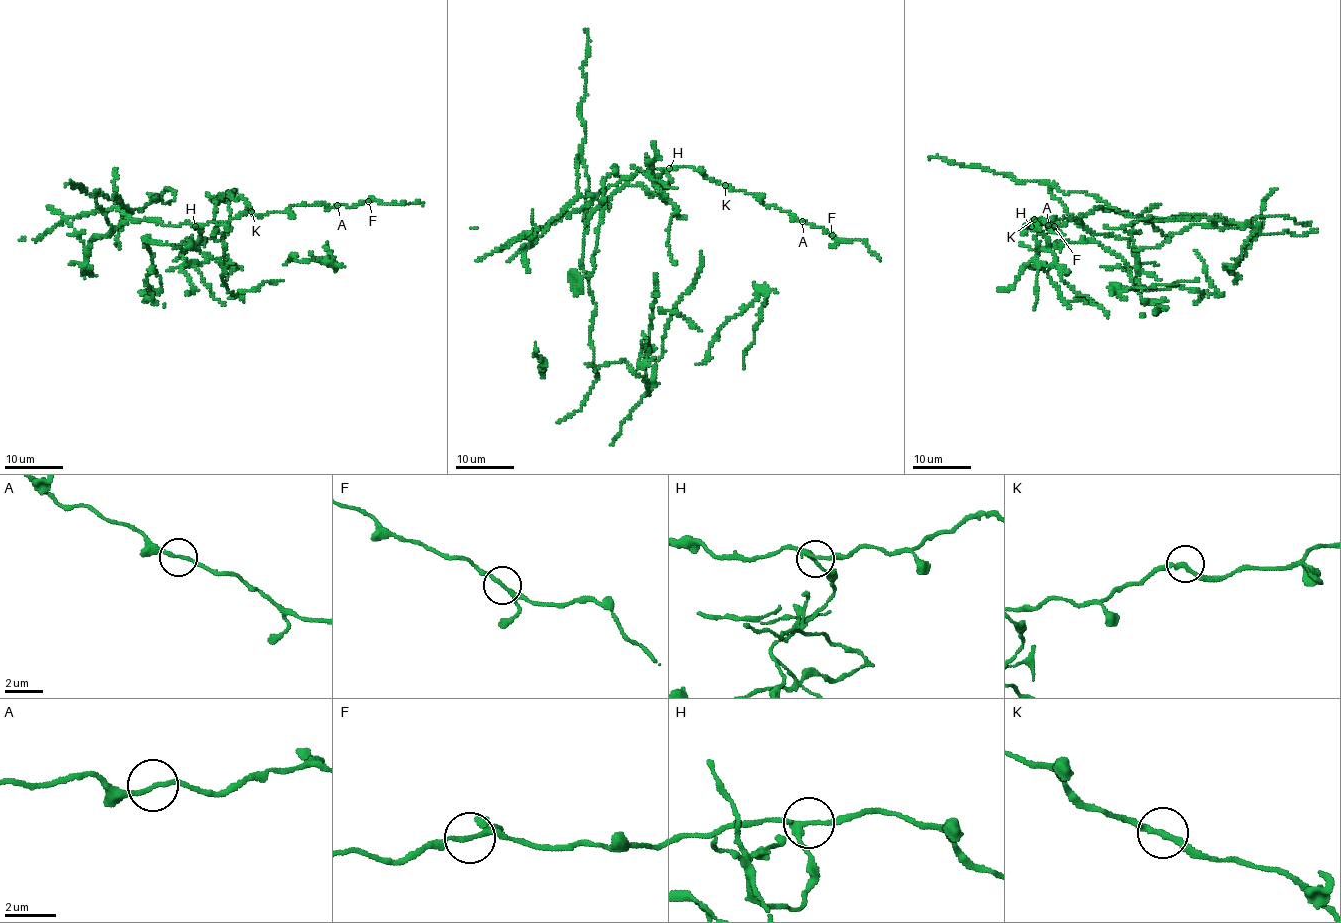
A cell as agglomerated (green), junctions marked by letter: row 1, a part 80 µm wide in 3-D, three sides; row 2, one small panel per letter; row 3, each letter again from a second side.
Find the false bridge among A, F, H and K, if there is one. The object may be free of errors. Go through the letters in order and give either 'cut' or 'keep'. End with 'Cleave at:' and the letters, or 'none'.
A: keep
F: keep
H: cut
K: keep
Cleave at: H

